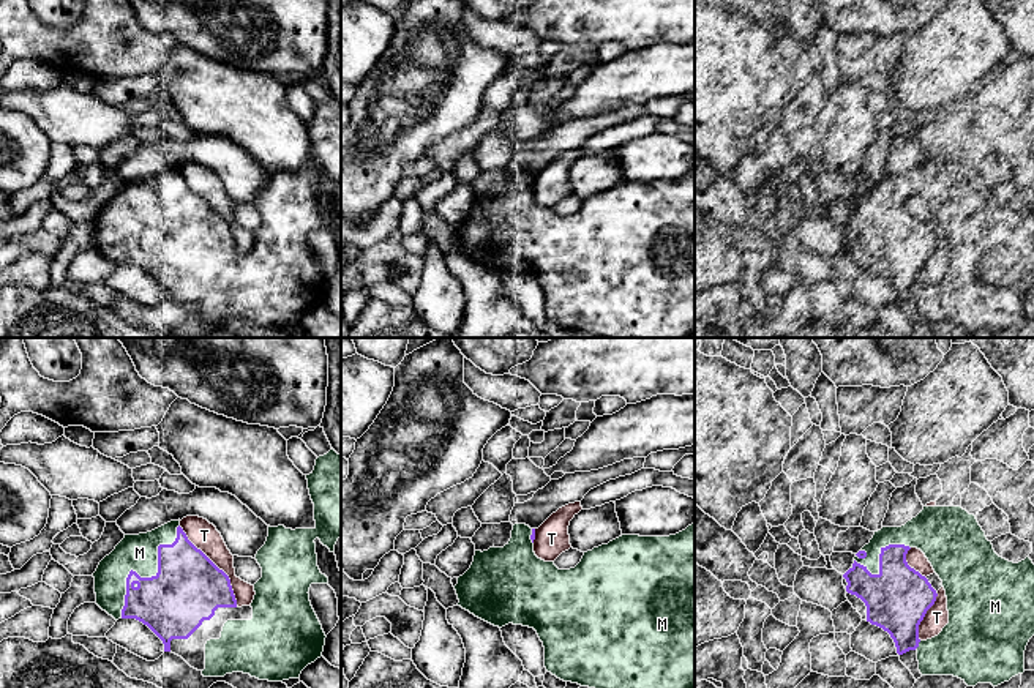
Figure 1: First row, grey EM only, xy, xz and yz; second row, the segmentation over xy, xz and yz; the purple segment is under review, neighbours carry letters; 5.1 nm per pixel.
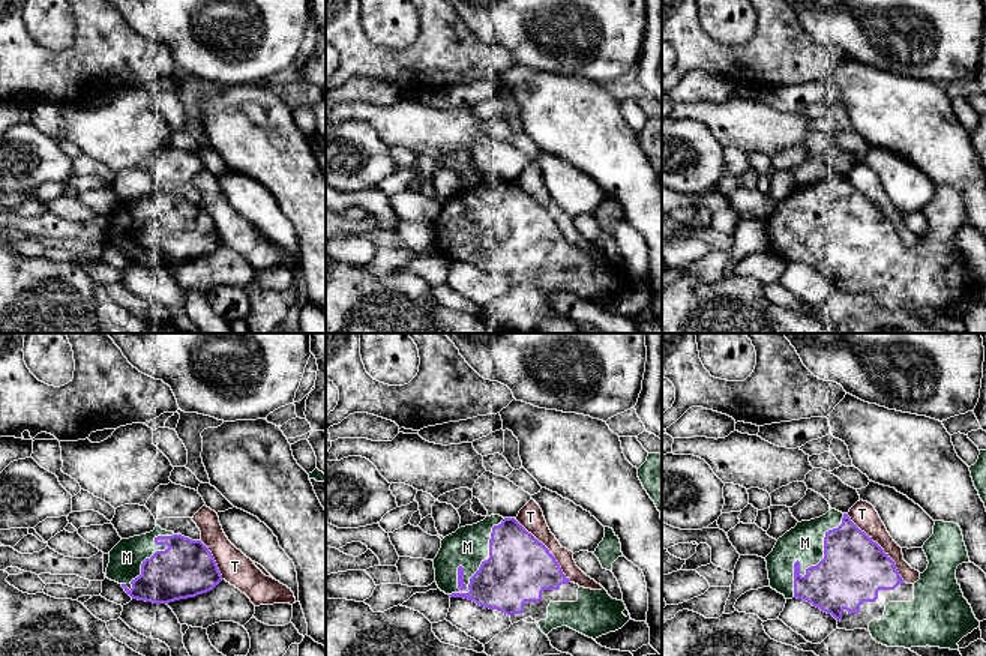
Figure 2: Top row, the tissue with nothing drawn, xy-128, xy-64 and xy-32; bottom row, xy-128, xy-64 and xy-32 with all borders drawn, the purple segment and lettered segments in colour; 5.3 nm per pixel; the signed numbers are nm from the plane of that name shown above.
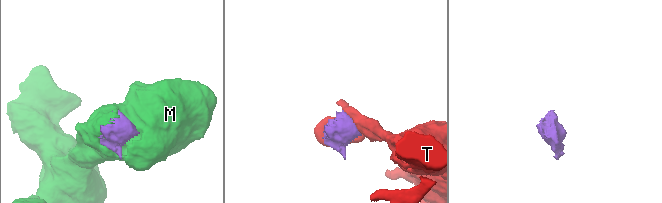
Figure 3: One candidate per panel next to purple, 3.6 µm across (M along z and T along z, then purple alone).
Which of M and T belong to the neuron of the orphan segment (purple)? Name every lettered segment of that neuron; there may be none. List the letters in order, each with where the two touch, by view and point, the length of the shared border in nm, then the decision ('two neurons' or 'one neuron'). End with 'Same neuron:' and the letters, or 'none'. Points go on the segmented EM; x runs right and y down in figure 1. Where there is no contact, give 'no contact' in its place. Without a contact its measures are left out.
M: meets purple in xy at (149, 578); contact 550 nm long; one neuron
T: meets purple in xy at (215, 565); contact 500 nm long; two neurons
Same neuron: M

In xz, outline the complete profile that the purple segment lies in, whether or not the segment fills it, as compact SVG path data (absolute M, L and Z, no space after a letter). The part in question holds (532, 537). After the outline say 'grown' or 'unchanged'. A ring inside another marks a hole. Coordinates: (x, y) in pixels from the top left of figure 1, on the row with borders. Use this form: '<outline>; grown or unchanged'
M515 524L511 538L504 548L475 551L470 568L458 578L455 585L458 606L499 628L508 623L534 628L545 647L546 671L564 682L589 688L695 688L695 524L669 537L622 535L584 552L581 562L570 570L559 570L554 562L538 559L534 552L534 540L535 529Z; grown

